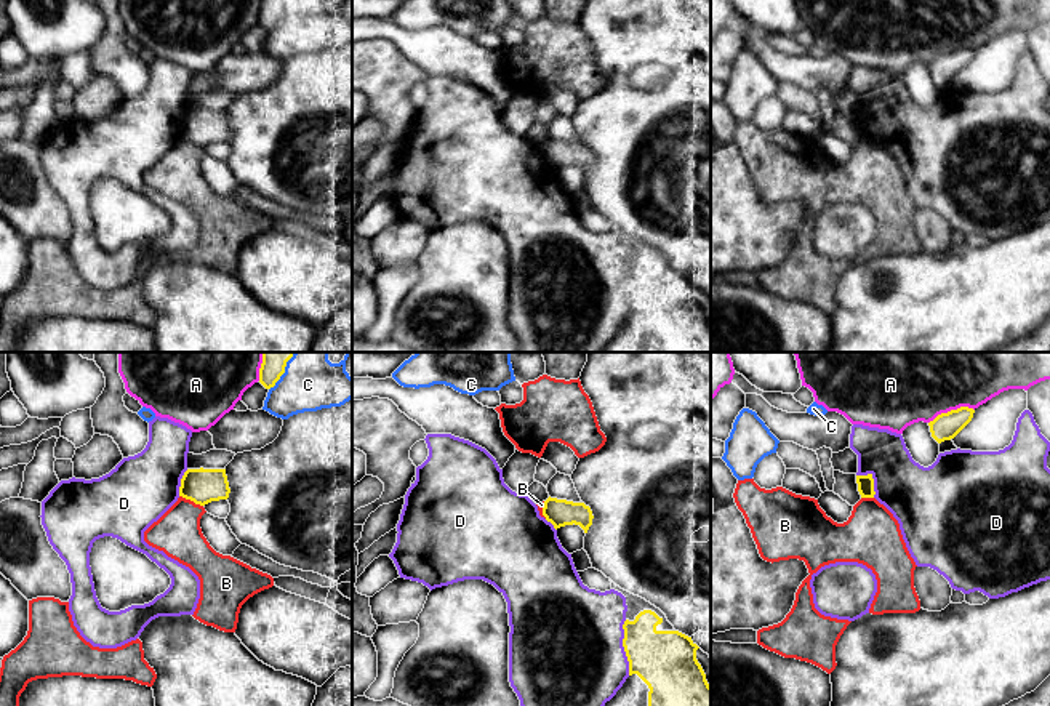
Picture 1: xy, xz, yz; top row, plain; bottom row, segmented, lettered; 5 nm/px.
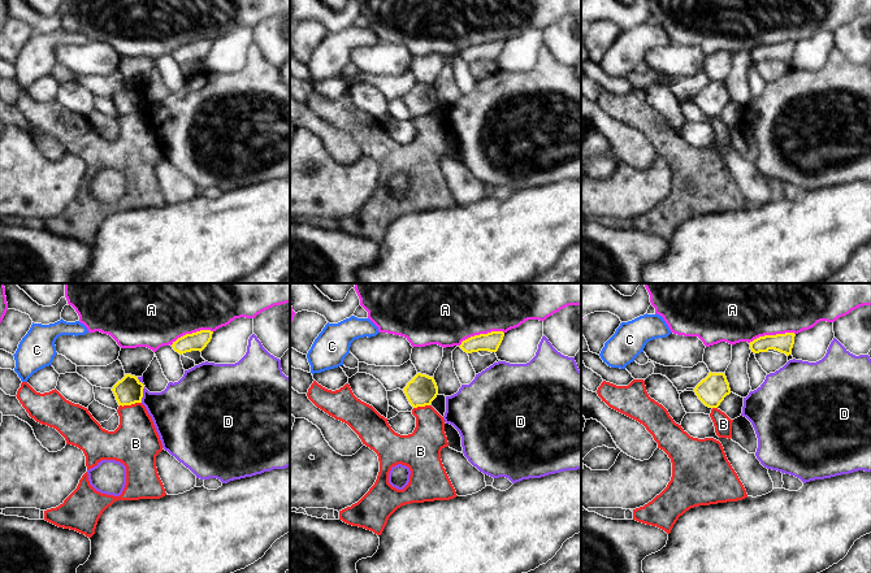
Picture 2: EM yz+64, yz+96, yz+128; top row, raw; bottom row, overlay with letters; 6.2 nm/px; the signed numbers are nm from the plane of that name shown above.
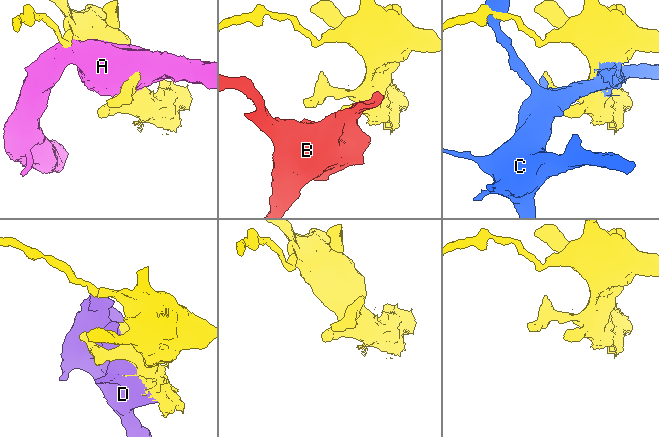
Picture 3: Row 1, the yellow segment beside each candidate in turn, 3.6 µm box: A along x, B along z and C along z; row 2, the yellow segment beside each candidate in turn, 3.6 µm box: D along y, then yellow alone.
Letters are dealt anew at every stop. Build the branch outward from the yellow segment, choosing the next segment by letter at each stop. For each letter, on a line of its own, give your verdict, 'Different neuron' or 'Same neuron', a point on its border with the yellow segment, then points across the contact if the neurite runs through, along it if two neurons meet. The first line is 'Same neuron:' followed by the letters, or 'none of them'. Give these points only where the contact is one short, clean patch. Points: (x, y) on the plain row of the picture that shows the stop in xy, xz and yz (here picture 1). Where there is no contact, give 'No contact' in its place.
Same neuron: none of them
A: Different neuron. Touches yellow at yz (951, 52)
B: Different neuron. Touches yellow at xy (191, 141). Boundary: xy (180, 136), (202, 148)
C: Different neuron. Touches yellow at xy (282, 15)
D: Different neuron. Touches yellow at xz (623, 287)

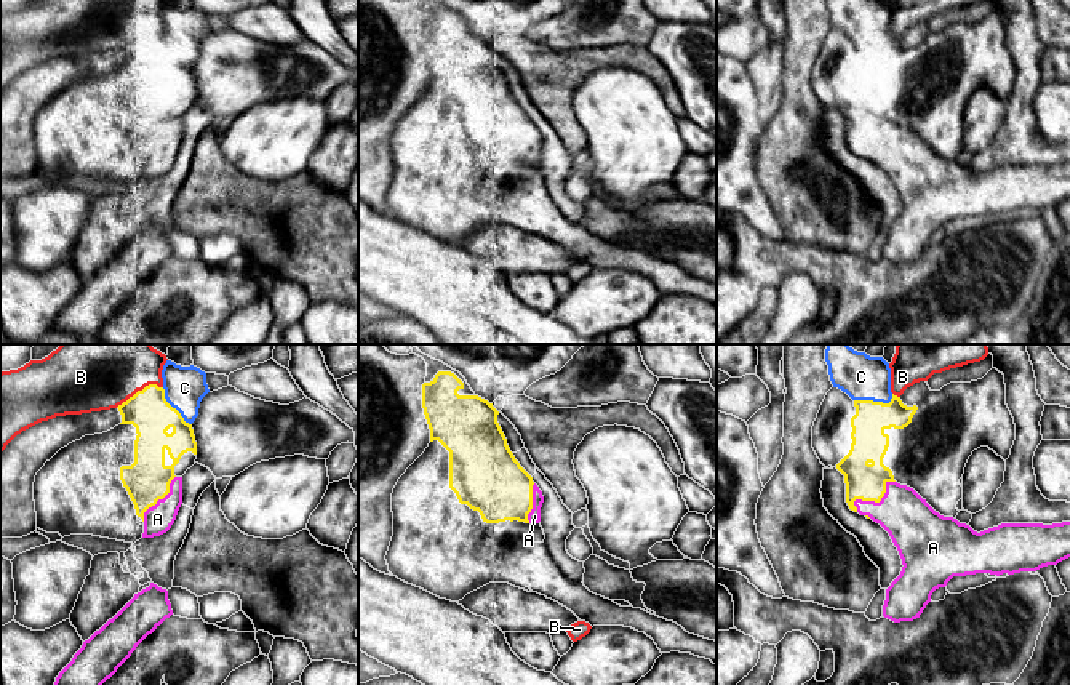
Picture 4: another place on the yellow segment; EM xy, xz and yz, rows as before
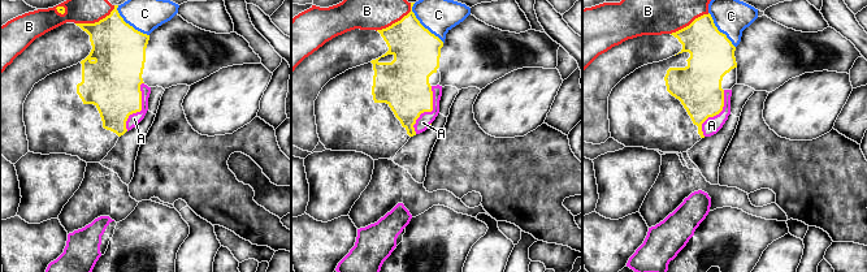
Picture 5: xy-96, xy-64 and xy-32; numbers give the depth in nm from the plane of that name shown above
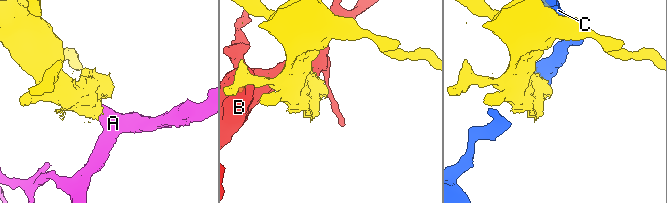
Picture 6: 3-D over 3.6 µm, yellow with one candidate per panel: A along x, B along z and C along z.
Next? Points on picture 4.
Same neuron: A
A: Same neuron. Touches yellow at yz (874, 141). Path across: yz (867, 124), (874, 141), (890, 144), (914, 167)
B: Different neuron. Touches yellow at xy (138, 32)
C: Different neuron. Touches yellow at yz (875, 44)

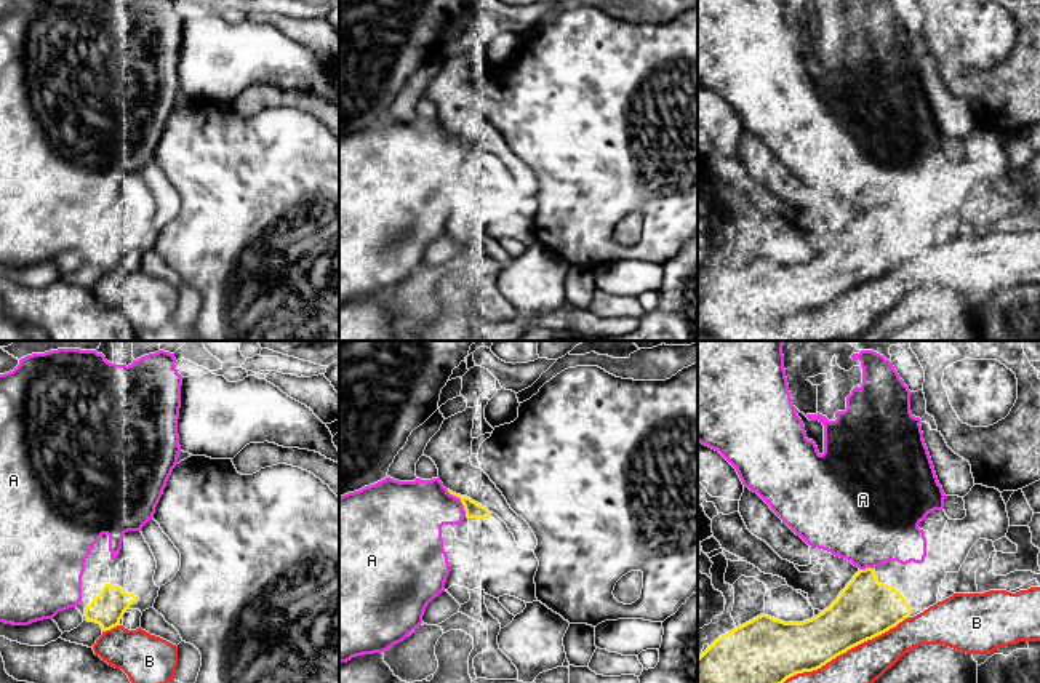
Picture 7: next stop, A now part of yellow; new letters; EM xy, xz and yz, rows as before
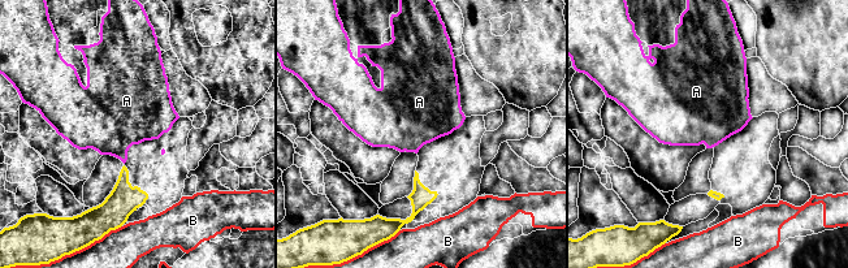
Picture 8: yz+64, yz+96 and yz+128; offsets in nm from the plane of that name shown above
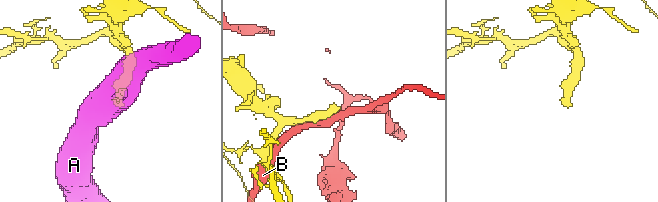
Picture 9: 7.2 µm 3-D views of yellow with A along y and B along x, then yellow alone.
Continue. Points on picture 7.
Same neuron: none of them
A: Different neuron. Touches yellow at xz (461, 143). Boundary: xz (447, 131), (460, 141), (466, 157)
B: Different neuron. Touches yellow at yz (823, 306)

